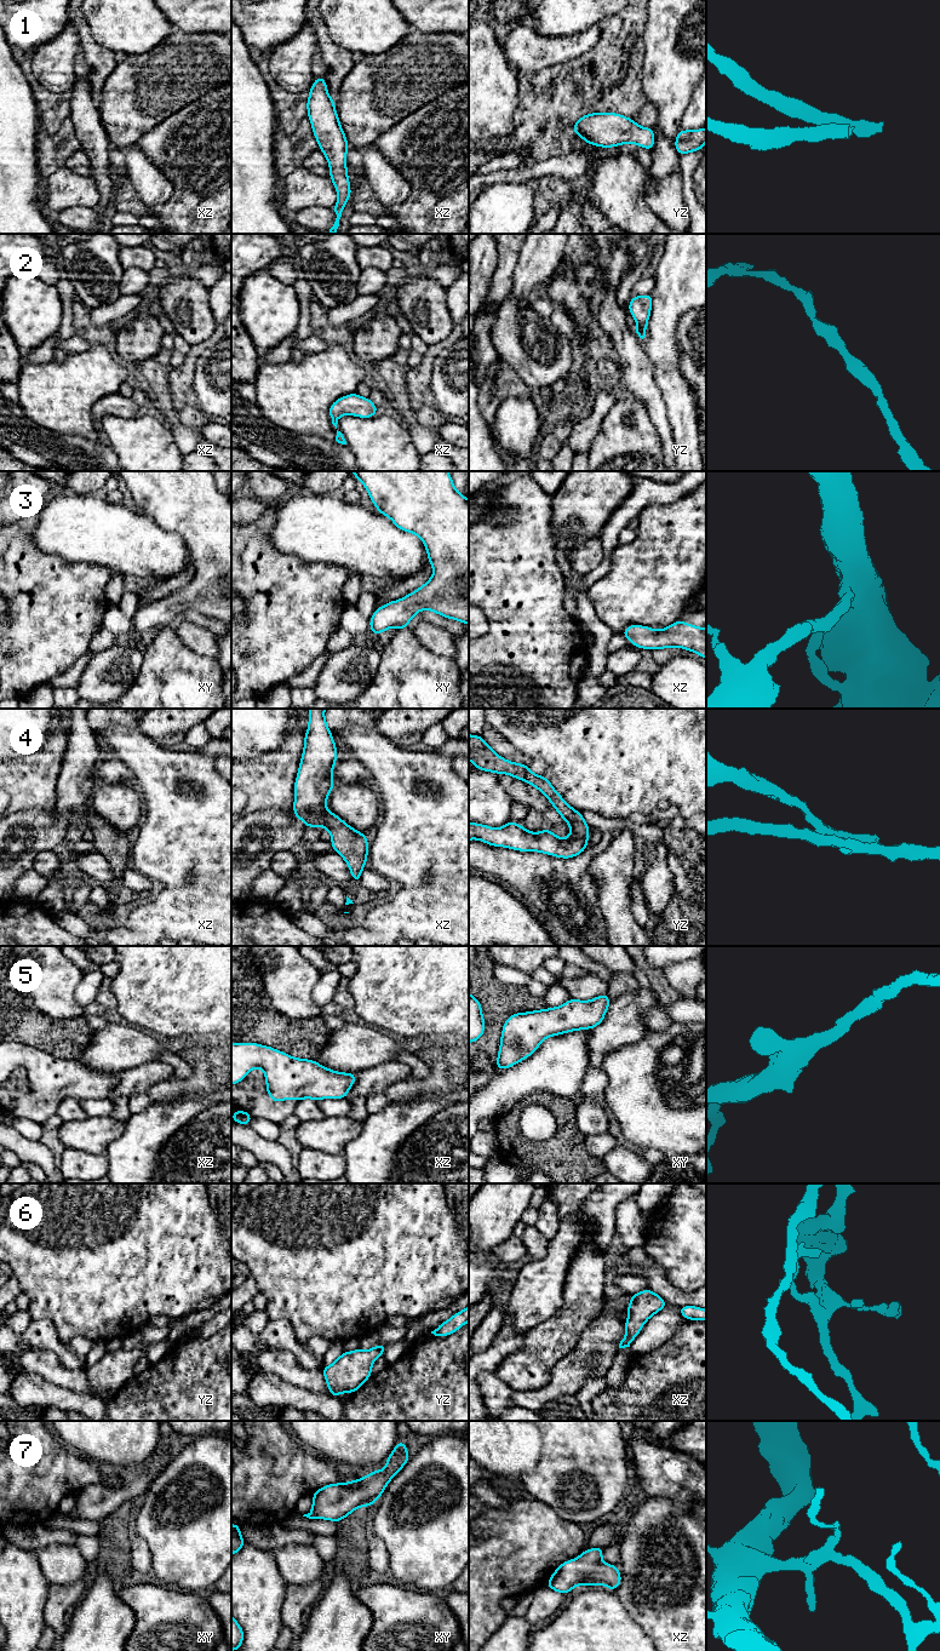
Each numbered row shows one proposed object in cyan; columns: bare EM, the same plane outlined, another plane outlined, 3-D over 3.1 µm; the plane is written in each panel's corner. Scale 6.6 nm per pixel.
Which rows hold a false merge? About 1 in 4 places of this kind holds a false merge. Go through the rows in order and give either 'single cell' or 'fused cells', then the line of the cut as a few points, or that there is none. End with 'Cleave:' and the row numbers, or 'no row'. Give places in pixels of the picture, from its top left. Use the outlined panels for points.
1: single cell; cut none
2: single cell; cut none
3: single cell; cut none
4: fused cells; cut yz (571, 835), (586, 840)
5: single cell; cut none
6: single cell; cut none
7: single cell; cut none
Cleave: 4

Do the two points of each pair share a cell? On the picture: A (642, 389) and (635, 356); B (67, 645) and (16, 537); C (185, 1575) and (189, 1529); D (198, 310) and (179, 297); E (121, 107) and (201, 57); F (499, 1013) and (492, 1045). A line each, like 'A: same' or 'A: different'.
A: same
B: same
C: same
D: same
E: same
F: same

